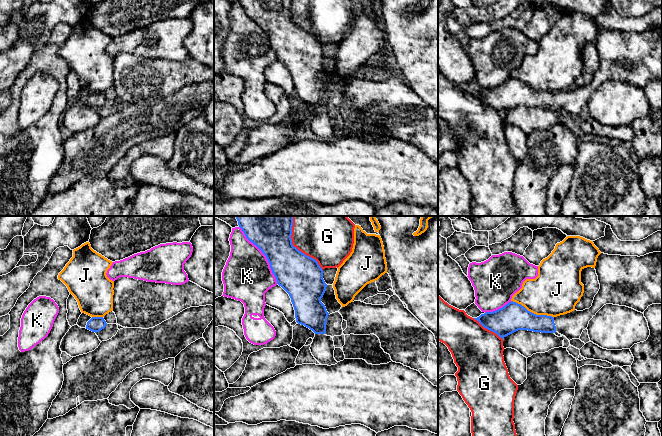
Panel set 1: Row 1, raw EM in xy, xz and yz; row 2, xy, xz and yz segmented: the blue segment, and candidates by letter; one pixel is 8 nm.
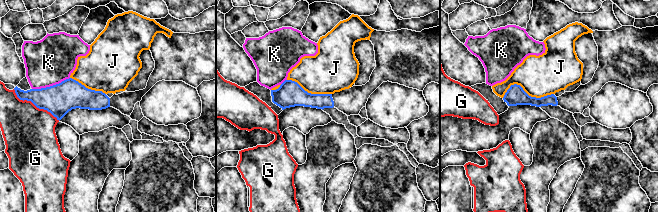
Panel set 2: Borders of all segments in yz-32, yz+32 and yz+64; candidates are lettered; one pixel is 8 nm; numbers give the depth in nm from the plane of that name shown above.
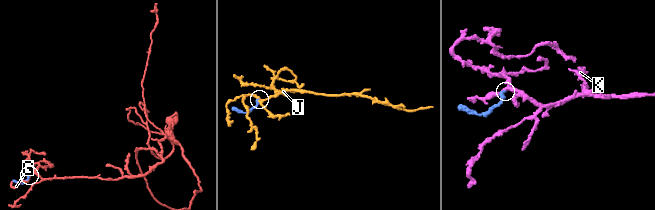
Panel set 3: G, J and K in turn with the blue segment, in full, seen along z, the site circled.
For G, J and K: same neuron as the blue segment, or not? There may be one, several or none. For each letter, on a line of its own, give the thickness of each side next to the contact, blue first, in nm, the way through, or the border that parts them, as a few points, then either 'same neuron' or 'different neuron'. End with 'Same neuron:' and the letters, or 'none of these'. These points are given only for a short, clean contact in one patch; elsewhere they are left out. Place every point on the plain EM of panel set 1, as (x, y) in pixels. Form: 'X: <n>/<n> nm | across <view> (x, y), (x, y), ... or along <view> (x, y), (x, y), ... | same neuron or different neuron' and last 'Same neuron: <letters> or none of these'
G: 340/320 nm | different neuron
J: 220/380 nm | different neuron
K: 300/400 nm | different neuron
Same neuron: none of these

